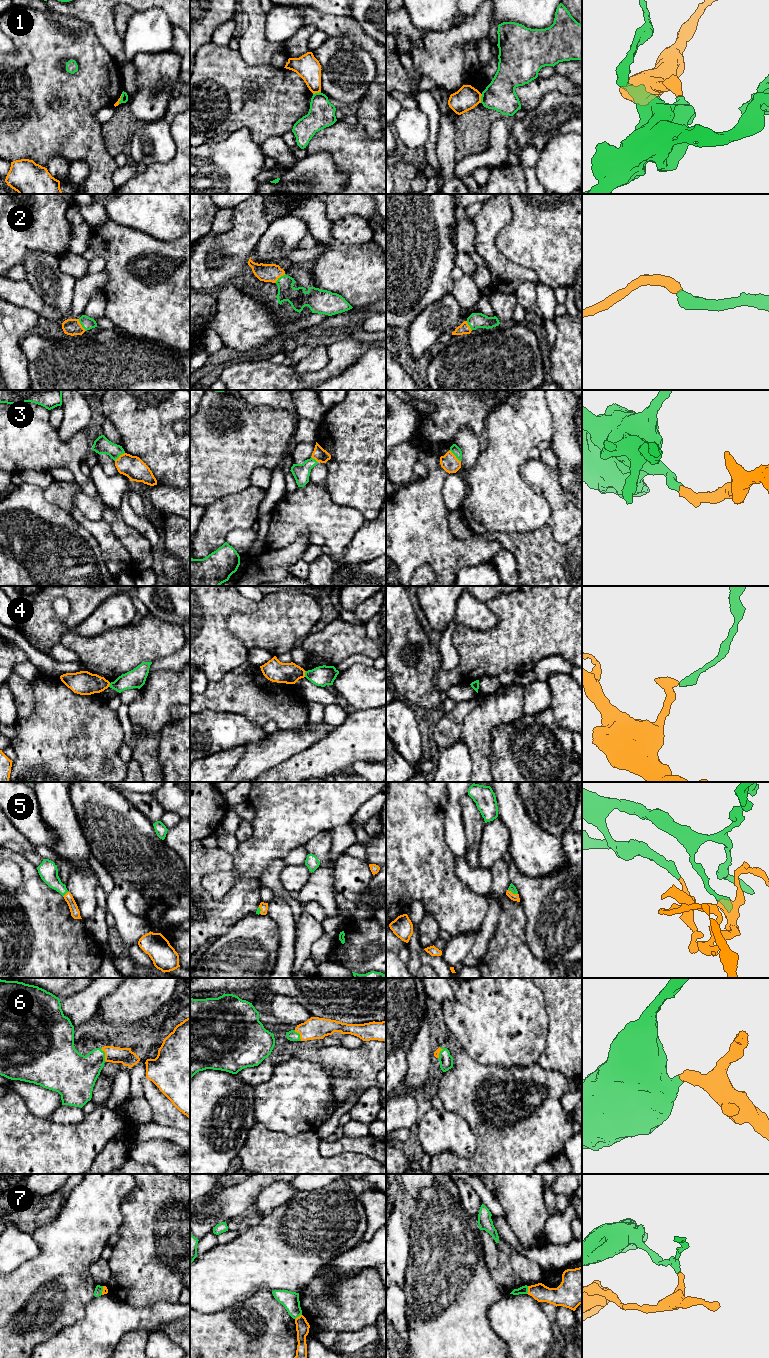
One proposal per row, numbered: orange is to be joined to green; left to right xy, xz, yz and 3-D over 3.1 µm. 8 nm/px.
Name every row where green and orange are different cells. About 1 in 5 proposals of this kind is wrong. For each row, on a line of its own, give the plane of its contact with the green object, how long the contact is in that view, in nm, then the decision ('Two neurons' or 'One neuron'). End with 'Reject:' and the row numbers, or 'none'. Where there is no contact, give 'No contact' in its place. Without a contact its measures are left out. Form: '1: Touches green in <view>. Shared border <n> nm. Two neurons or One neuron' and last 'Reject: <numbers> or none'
1: Touches green in yz. Shared border 70 nm. Two neurons
2: Touches green in xy. Shared border 120 nm. One neuron
3: Touches green in yz. Shared border 130 nm. One neuron
4: Touches green in xz. Shared border 50 nm. Two neurons
5: Touches green in yz. Shared border 90 nm. One neuron
6: Touches green in xy. Shared border 130 nm. One neuron
7: Touches green in yz. Shared border 70 nm. Two neurons
Reject: 1, 4, 7

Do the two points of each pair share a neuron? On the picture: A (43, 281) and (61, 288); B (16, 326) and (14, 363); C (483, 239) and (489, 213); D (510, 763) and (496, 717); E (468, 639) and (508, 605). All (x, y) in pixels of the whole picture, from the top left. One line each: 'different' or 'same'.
A: same
B: same
C: same
D: different
E: same

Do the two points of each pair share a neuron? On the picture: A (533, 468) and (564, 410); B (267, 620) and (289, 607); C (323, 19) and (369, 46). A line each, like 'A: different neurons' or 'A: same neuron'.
A: different neurons
B: same neuron
C: same neuron

